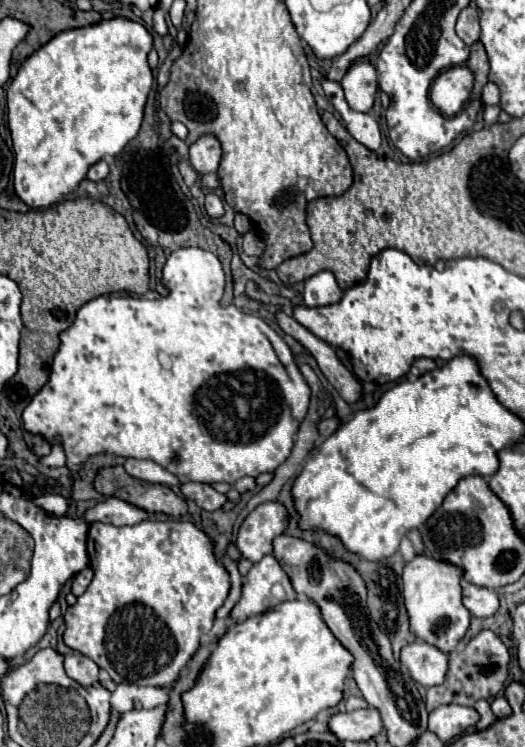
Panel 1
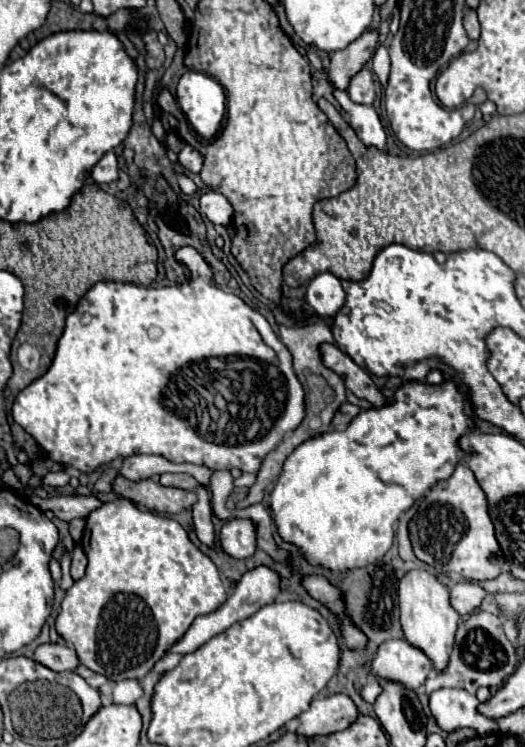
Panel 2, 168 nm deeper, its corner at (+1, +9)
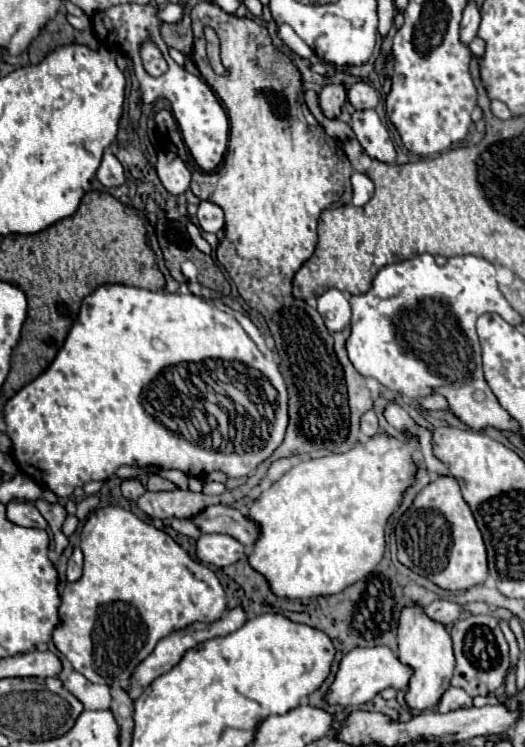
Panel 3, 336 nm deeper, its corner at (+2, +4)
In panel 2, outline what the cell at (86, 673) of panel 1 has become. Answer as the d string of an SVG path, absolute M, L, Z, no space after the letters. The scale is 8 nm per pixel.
M44 643L34 649L30 655L36 663L60 673L60 671L74 671L78 667L78 657L76 651L66 647L66 645L54 645L54 643Z

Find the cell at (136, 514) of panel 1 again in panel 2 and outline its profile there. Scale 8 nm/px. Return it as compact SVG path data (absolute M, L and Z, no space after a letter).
M30 495L28 499L40 511L52 511L62 521L72 521L76 517L86 517L90 511L94 511L94 507L102 505L92 495L88 495L88 497L80 497L80 495L68 495L68 497L66 495L54 495L50 499L42 499L38 495Z

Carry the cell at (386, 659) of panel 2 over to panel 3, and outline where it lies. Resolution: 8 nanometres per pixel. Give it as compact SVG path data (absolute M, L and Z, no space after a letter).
M355 648L353 652L345 654L335 682L327 694L329 704L341 704L341 706L359 706L369 702L375 694L379 694L385 688L393 688L393 690L405 690L409 686L409 680L413 676L413 668L409 668L407 664L401 664L401 660L397 660L397 654L391 648Z

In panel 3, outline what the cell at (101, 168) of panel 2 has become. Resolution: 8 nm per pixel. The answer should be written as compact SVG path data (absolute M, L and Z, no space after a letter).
M107 150L107 152L103 154L101 166L99 166L99 170L97 170L97 180L99 180L103 186L107 186L107 188L111 188L111 186L121 186L121 184L125 182L123 166L121 166L121 162L113 156L111 150Z

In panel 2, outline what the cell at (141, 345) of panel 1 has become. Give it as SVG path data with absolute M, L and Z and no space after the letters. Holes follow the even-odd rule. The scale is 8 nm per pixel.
M182 247L176 253L176 260L184 264L191 272L190 279L181 284L155 287L155 285L142 286L132 285L132 283L116 283L116 281L98 281L80 299L78 303L80 309L76 307L74 313L68 315L66 327L58 341L56 357L50 369L16 395L14 405L12 405L14 421L36 439L40 451L44 451L52 461L64 467L74 467L82 473L92 473L96 467L110 463L116 457L130 457L134 453L154 453L154 455L166 457L172 463L194 463L194 465L204 465L212 471L216 469L230 471L232 467L238 467L242 473L256 473L260 469L262 457L266 457L284 439L284 435L294 431L304 419L304 389L294 375L292 361L280 361L280 357L262 341L260 333L250 321L252 309L240 297L232 293L224 293L212 281L212 269L196 249ZM220 385L226 387L226 399L216 399L218 391L214 387L220 387ZM224 411L226 411L226 421L220 421L220 415Z

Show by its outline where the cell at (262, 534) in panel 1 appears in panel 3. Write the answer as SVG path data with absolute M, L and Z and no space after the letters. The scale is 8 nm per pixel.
M203 534L197 540L197 556L213 566L229 566L245 558L245 546L225 534Z

